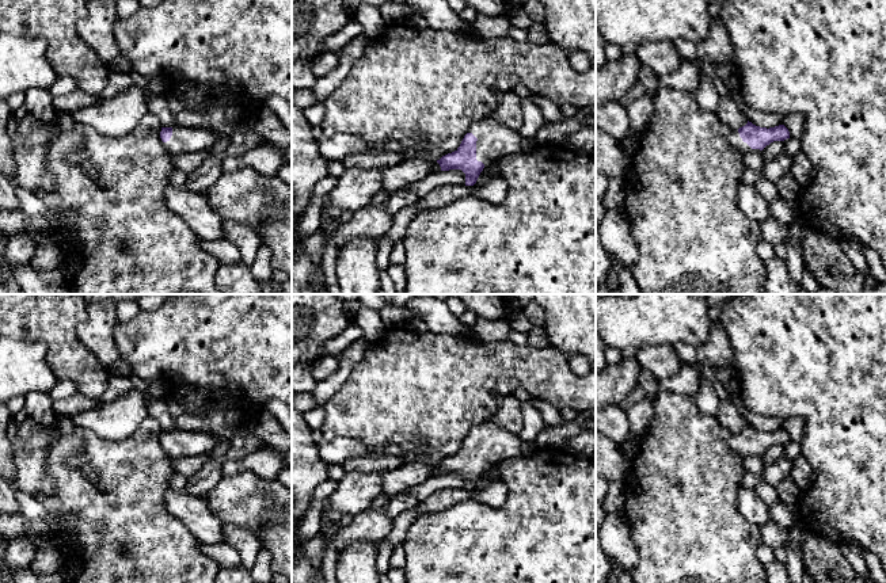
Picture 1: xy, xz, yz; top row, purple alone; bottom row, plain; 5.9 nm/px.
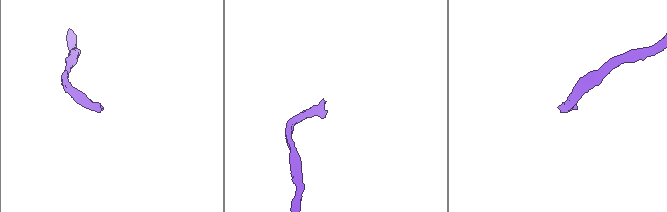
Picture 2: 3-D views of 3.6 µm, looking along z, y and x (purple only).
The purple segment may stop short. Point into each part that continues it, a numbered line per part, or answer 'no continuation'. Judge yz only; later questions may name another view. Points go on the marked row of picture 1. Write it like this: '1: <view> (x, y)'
1: yz (736, 141)

